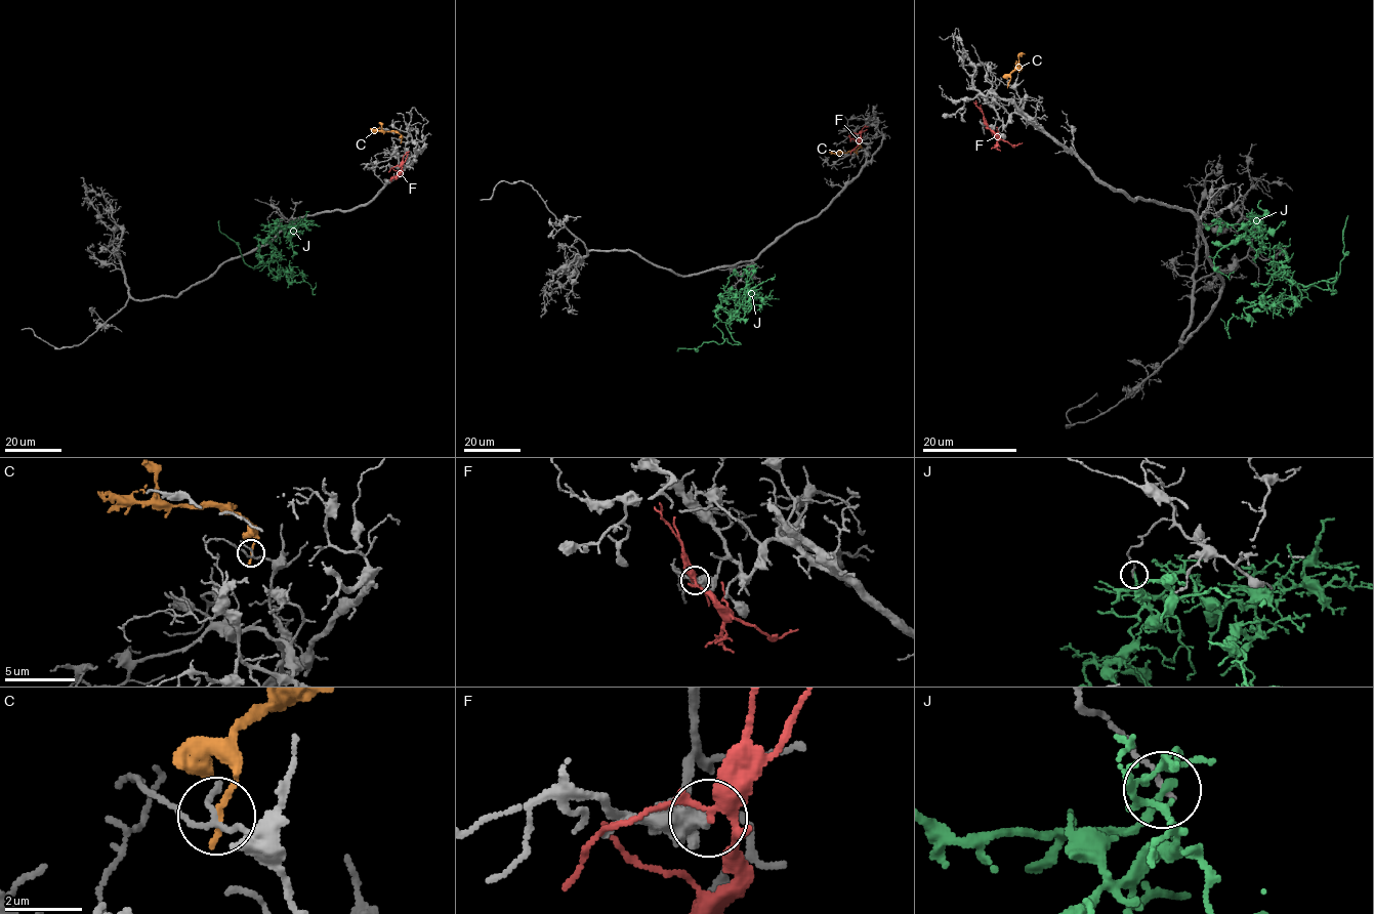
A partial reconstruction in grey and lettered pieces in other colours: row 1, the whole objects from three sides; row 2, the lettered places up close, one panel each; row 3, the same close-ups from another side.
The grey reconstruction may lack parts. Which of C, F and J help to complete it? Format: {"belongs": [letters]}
{"belongs": []}

